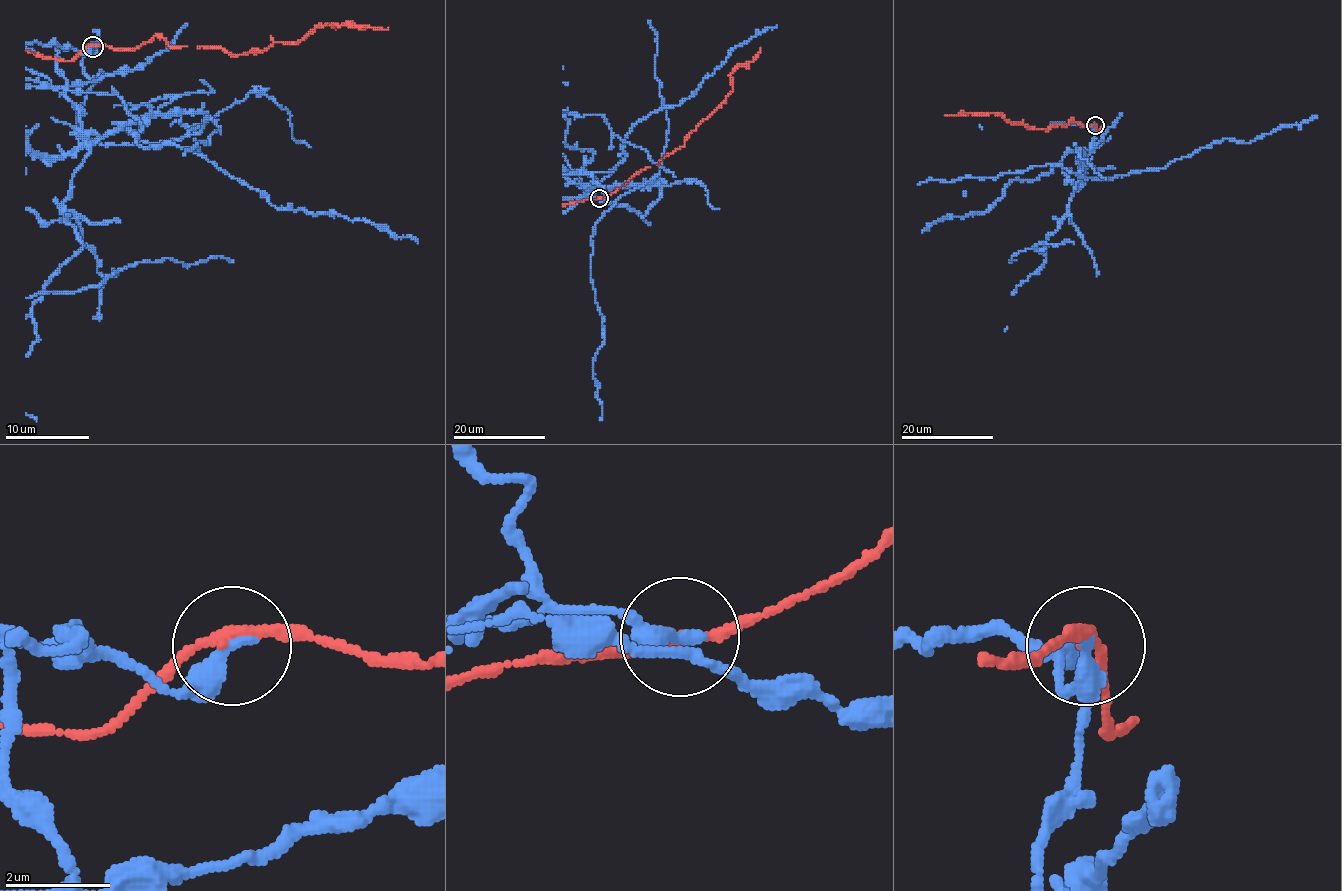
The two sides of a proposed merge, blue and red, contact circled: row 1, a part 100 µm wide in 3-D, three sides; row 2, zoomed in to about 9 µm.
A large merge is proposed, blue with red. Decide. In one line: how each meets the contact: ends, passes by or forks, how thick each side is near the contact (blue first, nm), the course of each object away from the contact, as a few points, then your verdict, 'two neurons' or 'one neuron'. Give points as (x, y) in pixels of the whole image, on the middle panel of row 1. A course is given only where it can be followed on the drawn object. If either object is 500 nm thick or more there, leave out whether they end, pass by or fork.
blue ends; red passes by; calibres 380 and 190 nm; course blue (599, 198), (579, 198), (595, 185), (660, 186), (646, 181), (623, 194), (594, 224), (599, 420); course red (599, 198), (612, 194), (641, 170), (656, 165), (680, 148), (732, 90), (731, 72), (750, 62), (761, 47); two neurons

